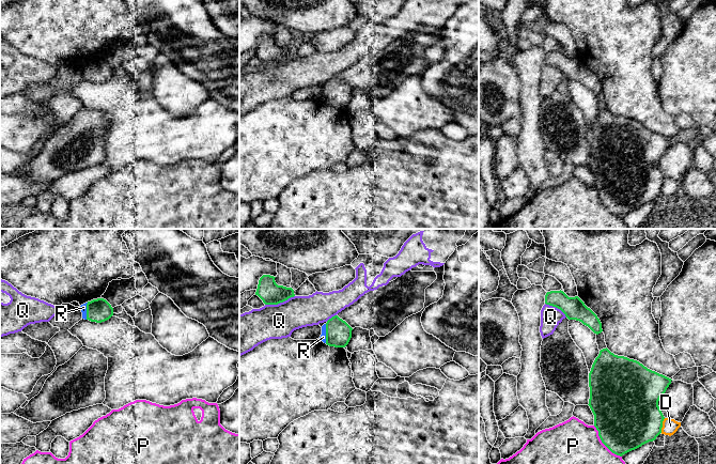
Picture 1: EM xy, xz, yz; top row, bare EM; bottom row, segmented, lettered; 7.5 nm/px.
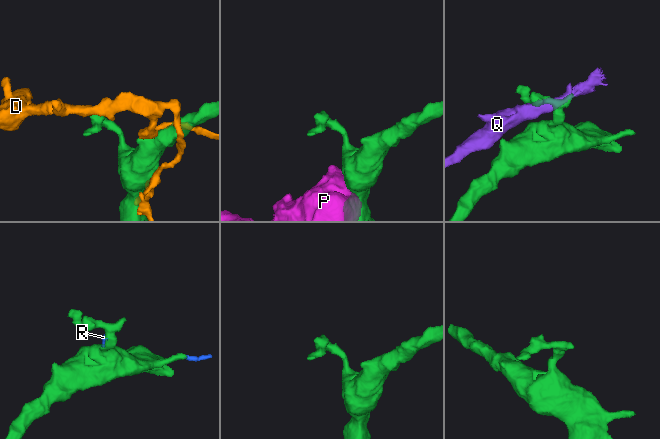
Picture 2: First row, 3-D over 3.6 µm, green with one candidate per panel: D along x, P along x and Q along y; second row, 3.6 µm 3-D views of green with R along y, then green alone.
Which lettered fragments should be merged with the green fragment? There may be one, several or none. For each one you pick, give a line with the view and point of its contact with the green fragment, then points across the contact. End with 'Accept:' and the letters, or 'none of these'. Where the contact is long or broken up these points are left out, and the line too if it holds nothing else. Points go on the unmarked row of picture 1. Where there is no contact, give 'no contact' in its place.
R: meets green in xz at (326, 94)
Accept: R

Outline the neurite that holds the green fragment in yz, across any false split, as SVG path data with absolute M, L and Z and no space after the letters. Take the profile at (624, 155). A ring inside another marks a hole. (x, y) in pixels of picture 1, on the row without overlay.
M607 108L600 111L589 134L589 167L594 175L594 187L602 203L614 215L623 215L653 202L661 194L665 180L658 161L671 144L671 139L652 132L637 121L611 113Z

